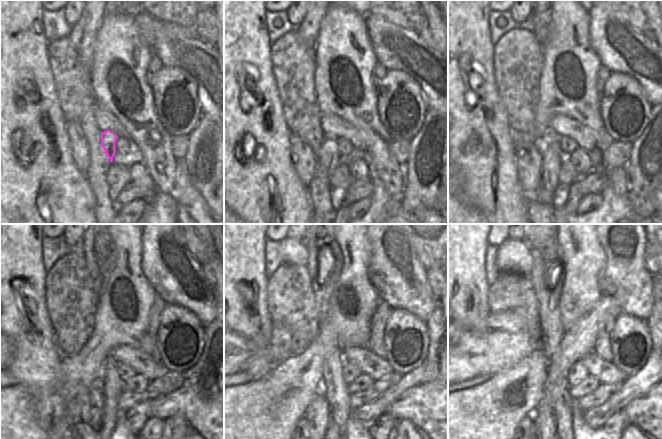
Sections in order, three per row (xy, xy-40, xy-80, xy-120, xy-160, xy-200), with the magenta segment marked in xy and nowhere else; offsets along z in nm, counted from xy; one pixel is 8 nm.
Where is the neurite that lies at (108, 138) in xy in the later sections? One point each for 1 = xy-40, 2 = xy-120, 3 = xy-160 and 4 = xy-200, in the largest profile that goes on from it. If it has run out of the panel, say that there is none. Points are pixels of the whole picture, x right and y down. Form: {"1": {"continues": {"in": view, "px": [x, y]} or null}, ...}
{"1": {"continues": {"in": "xy-40", "px": [328, 157]}}, "2": {"continues": {"in": "xy-120", "px": [95, 394]}}, "3": {"continues": {"in": "xy-160", "px": [321, 413]}}, "4": {"continues": {"in": "xy-200", "px": [545, 422]}}}

